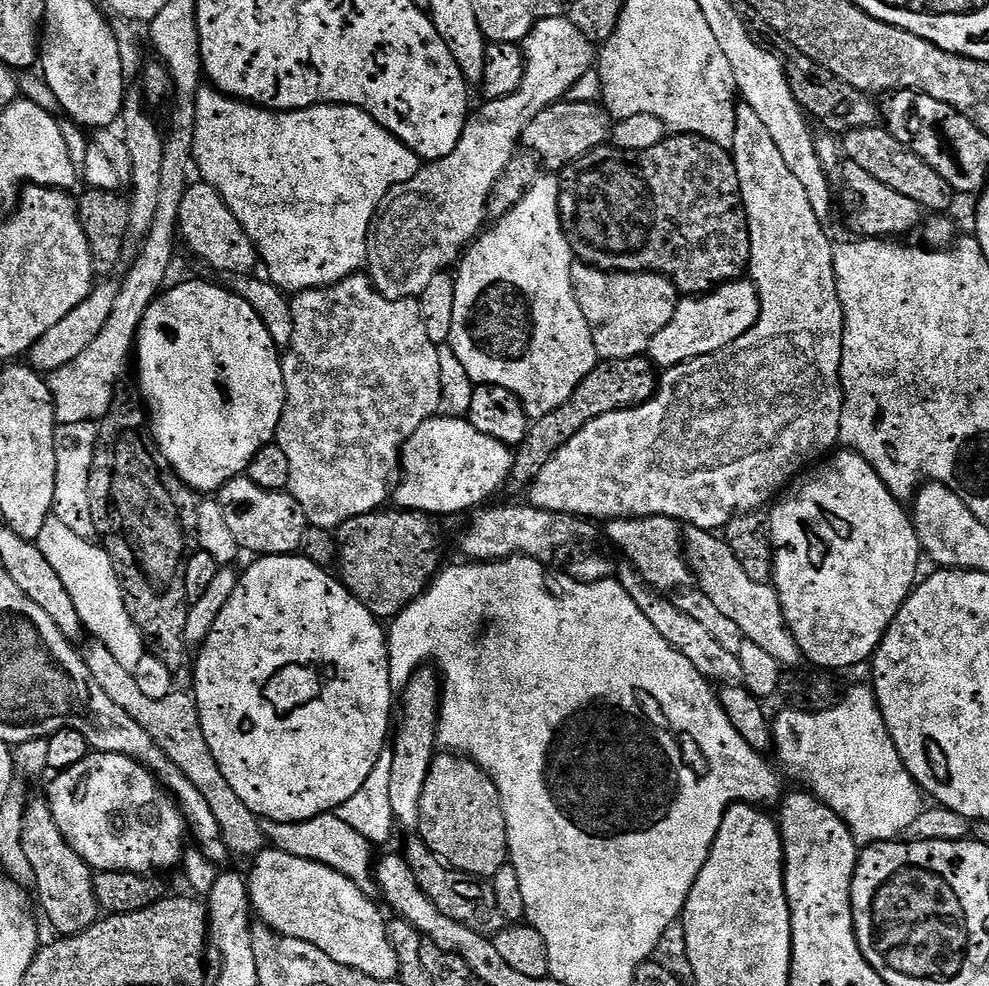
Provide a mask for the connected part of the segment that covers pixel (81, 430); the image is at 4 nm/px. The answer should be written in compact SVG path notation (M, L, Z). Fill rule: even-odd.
M70 422L61 424L54 434L56 455L56 481L54 482L54 506L52 511L61 522L70 526L76 534L91 539L96 536L96 527L90 510L90 470L94 462L94 450L100 433L99 423Z

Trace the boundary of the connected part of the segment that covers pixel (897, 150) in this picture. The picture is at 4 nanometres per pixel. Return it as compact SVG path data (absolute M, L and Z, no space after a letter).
M873 126L843 133L842 152L847 163L862 166L862 170L878 178L882 186L890 186L890 190L898 190L898 194L914 198L914 202L918 202L921 209L931 210L936 214L948 214L953 211L951 208L954 193L950 182L946 182L946 178L942 178L942 174L938 174L934 166L926 166L926 162L922 162L922 158L918 158L914 150L902 146L902 142L898 142L898 138L894 138L894 134L890 134L887 128Z

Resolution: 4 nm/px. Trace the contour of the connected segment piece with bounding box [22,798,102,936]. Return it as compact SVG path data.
M34 799L25 810L22 844L37 878L35 895L40 895L40 908L60 936L76 936L101 919L102 909L94 894L94 869L66 842L47 799Z

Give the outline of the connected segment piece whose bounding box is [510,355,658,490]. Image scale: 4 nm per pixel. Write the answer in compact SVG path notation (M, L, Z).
M647 355L600 360L596 368L590 370L582 382L578 382L574 394L570 394L570 398L566 398L558 410L550 410L550 414L529 423L526 438L514 448L511 483L516 483L521 490L527 489L534 478L538 478L542 466L546 466L546 462L550 462L550 458L558 454L558 450L562 450L562 446L566 446L566 442L570 442L570 438L574 438L574 434L586 426L586 422L594 422L594 418L602 418L602 414L645 404L656 392L657 383L658 369Z

